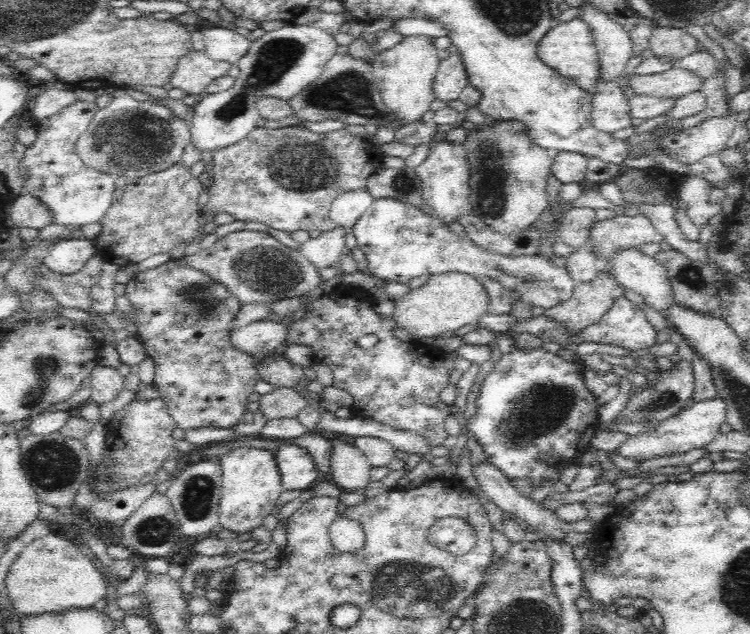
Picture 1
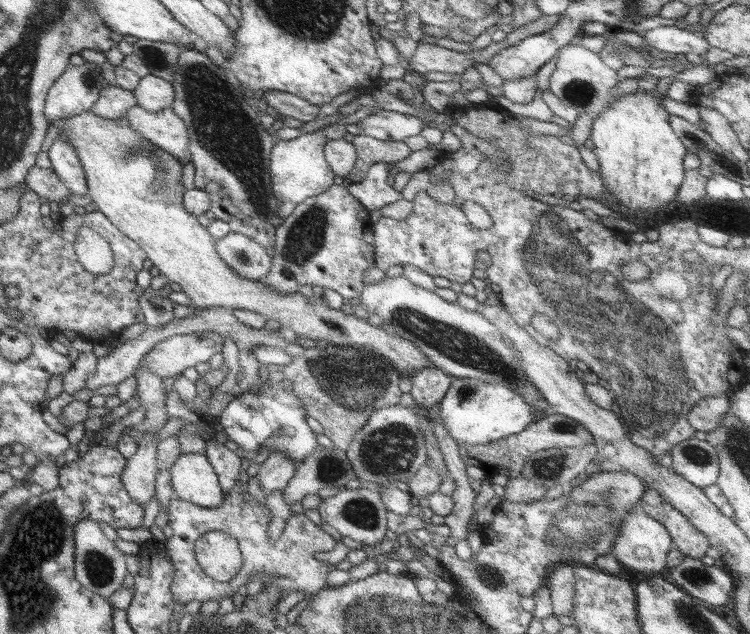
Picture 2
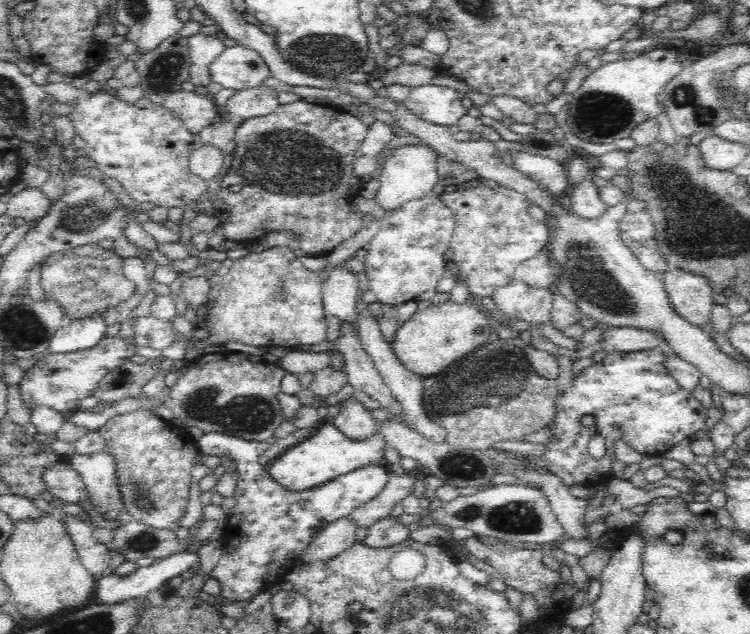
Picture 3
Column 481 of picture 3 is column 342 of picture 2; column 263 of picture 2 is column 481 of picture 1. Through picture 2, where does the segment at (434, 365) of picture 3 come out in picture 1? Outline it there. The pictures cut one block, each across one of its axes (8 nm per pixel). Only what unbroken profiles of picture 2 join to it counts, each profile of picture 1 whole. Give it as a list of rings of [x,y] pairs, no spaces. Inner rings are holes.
[[[448,272],[448,274],[434,274],[426,286],[416,288],[408,296],[396,300],[392,318],[396,320],[394,326],[414,336],[416,342],[420,342],[422,338],[438,340],[456,334],[456,330],[468,324],[476,324],[482,316],[488,314],[488,306],[490,306],[490,296],[480,280],[468,274]]]

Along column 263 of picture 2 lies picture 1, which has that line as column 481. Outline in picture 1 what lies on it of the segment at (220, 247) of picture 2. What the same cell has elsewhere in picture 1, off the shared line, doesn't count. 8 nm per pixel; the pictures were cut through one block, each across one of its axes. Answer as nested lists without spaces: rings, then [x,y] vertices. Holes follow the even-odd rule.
[[[386,198],[376,200],[372,212],[368,212],[354,230],[358,238],[358,248],[366,254],[368,272],[372,276],[384,278],[388,284],[402,282],[408,284],[422,274],[448,274],[460,272],[476,280],[494,276],[510,292],[516,288],[516,298],[524,298],[532,306],[542,306],[546,310],[564,304],[572,298],[578,284],[570,278],[566,268],[554,266],[552,260],[546,260],[538,254],[534,256],[498,256],[492,250],[474,248],[468,240],[458,238],[448,228],[438,224],[432,216],[424,214],[418,206]]]

